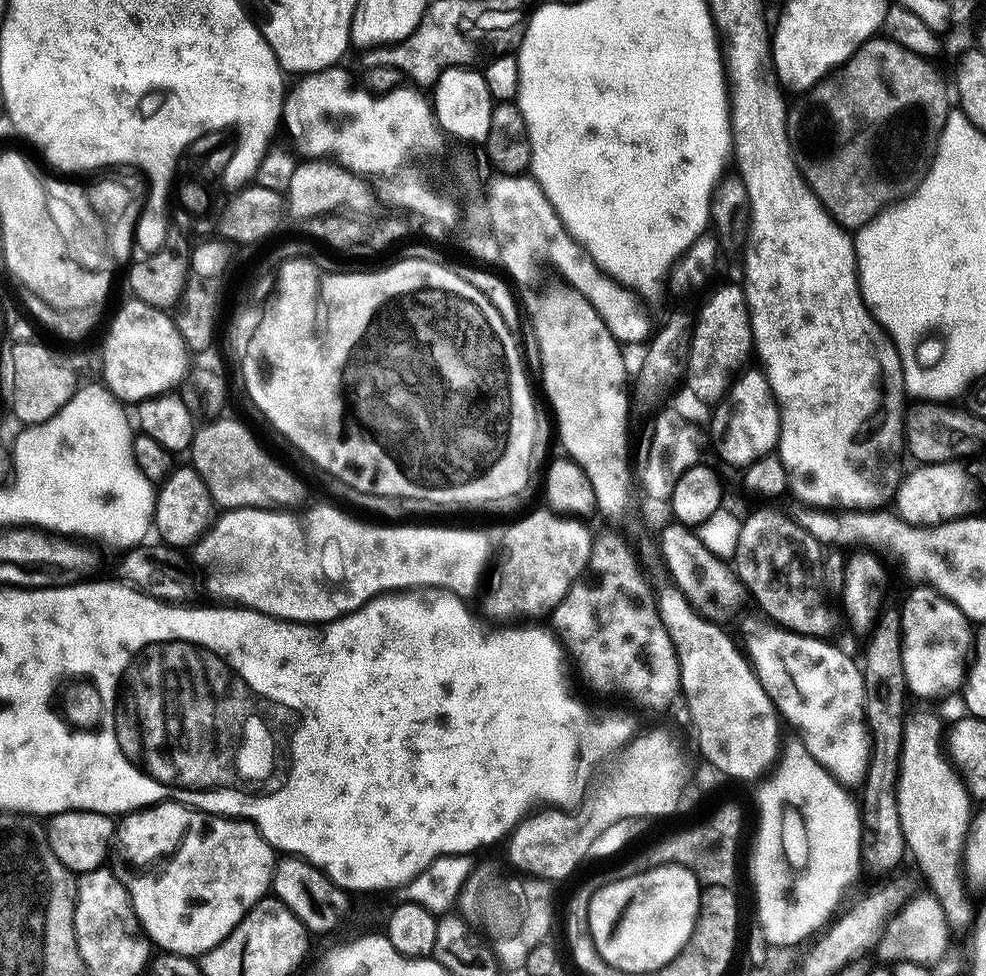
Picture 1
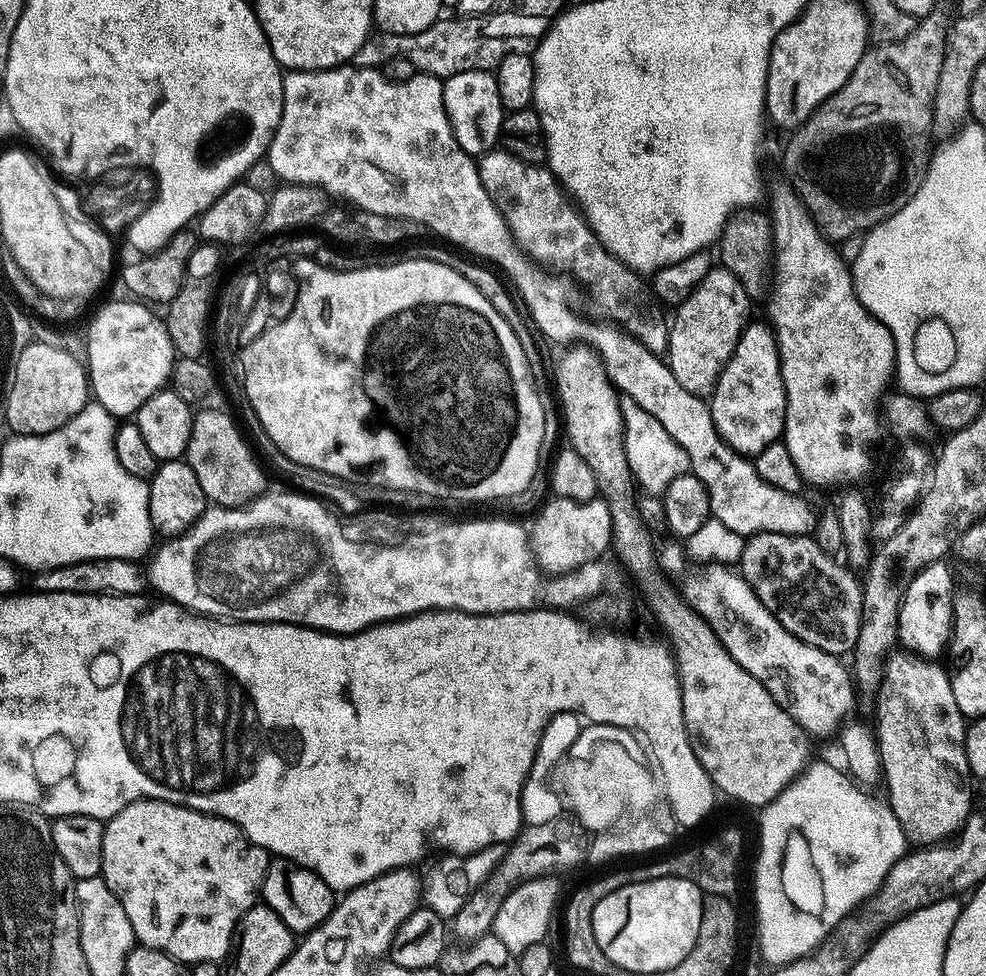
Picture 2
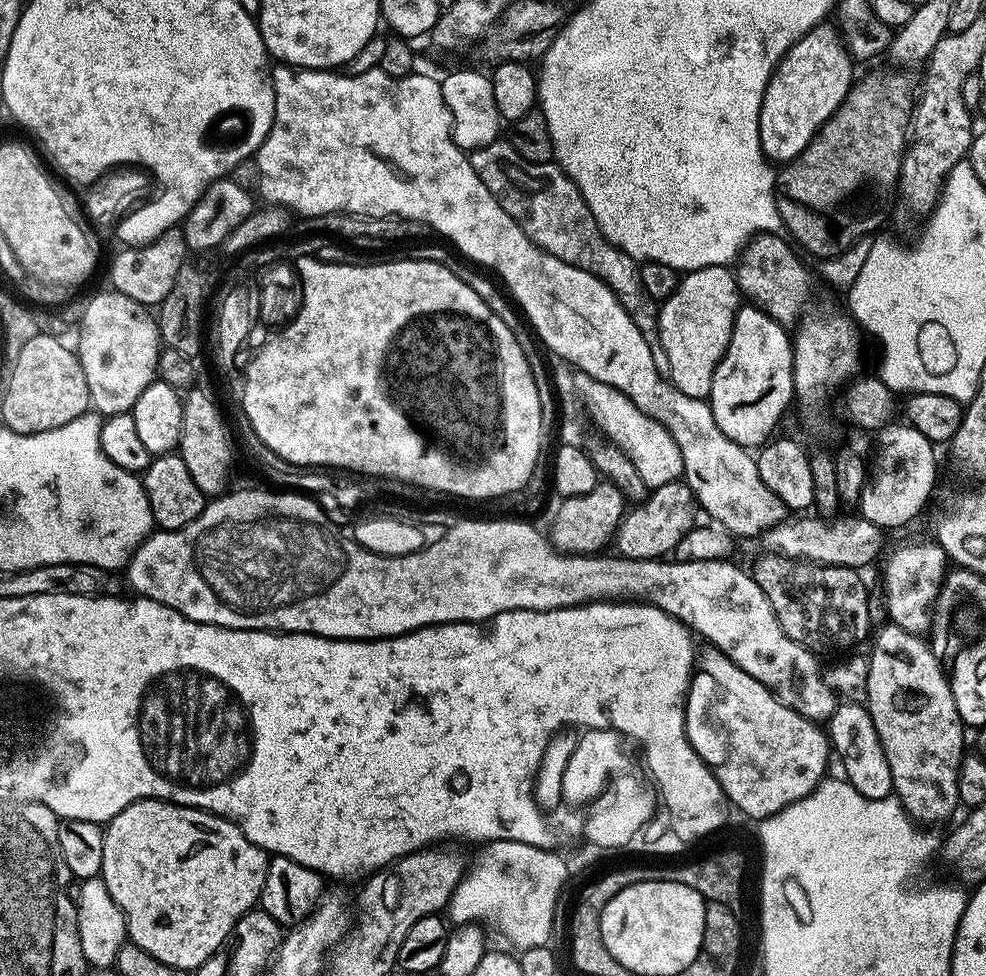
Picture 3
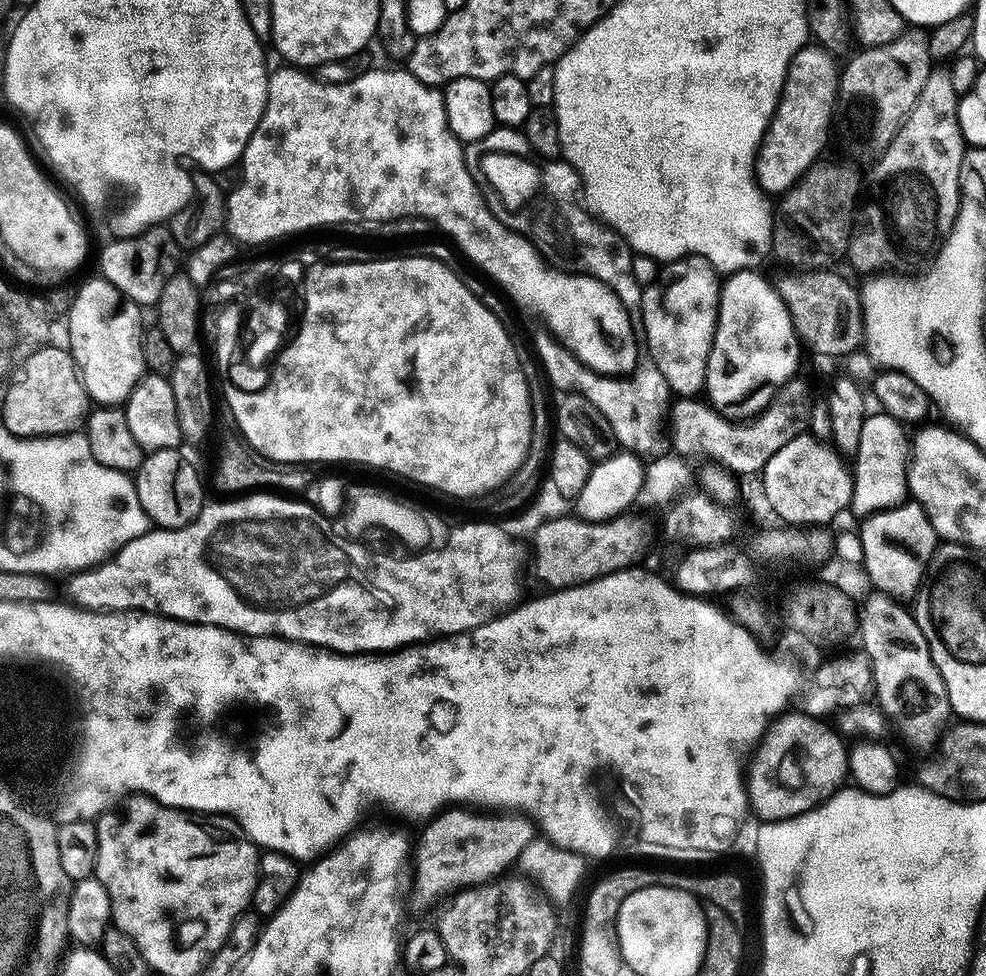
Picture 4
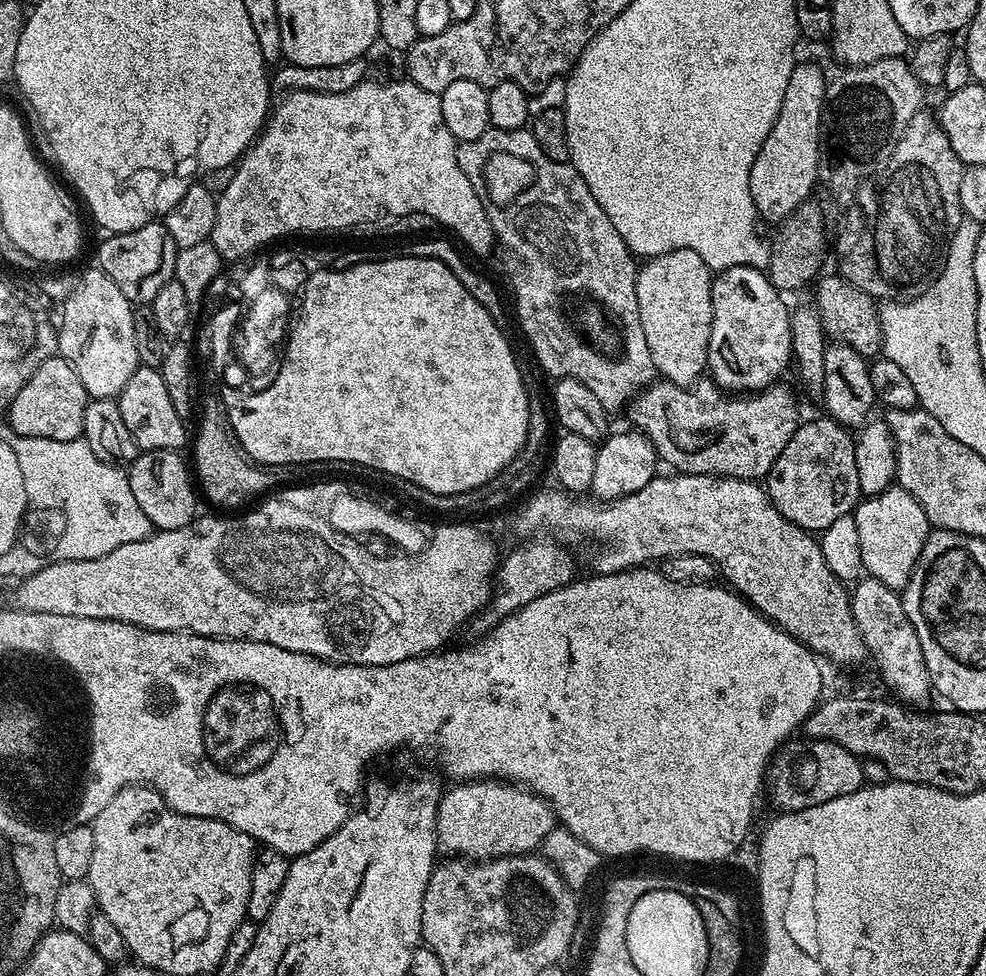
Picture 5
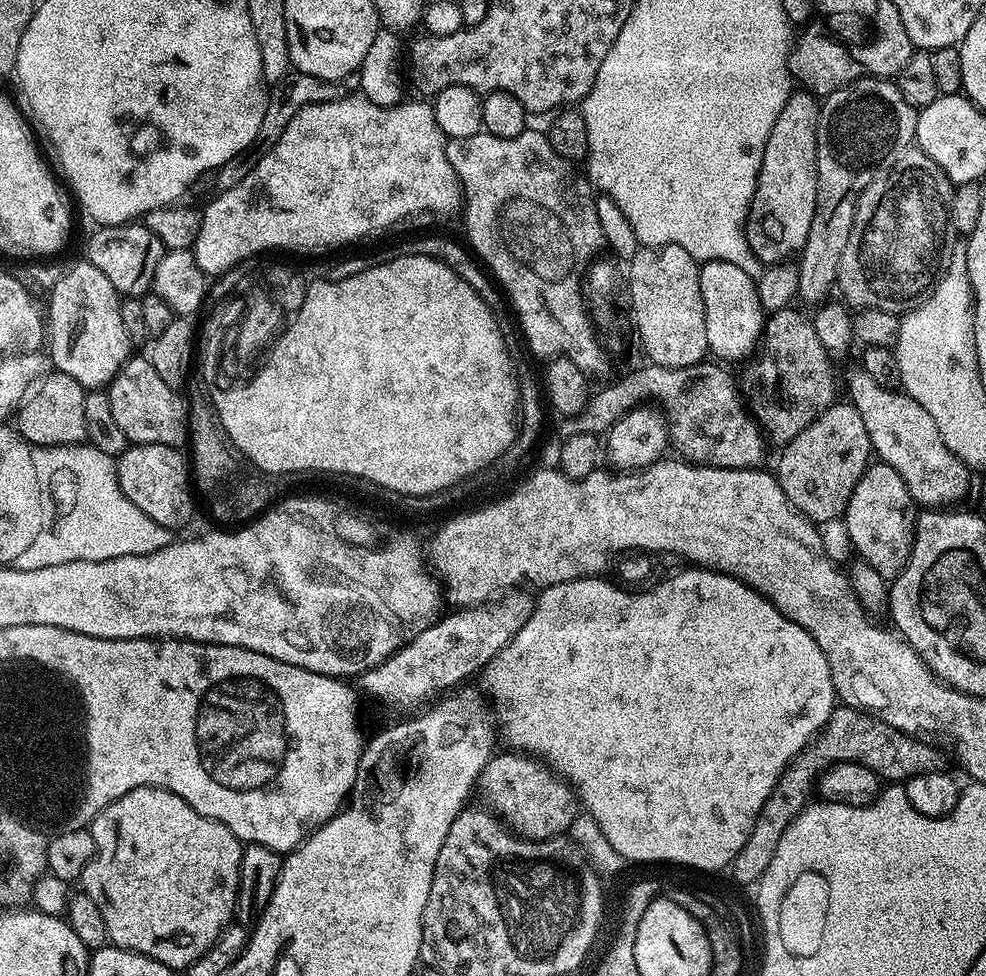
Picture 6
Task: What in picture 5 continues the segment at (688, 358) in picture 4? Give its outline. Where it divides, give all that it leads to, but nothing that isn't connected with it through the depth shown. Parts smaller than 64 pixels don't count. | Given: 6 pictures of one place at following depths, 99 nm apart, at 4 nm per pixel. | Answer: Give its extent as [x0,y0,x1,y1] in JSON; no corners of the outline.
[636,248,713,388]

